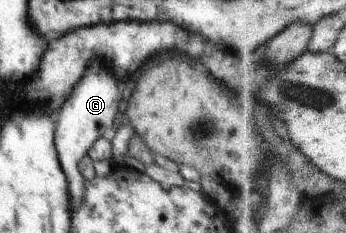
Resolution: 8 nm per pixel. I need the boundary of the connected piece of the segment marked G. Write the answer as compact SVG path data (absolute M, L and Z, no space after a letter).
M95 63L87 69L87 77L79 81L79 85L73 89L69 101L61 107L57 117L57 129L55 129L54 142L58 158L67 176L70 193L71 210L75 209L81 202L84 194L84 177L79 171L79 162L88 155L88 151L95 141L107 133L107 129L114 127L119 113L117 107L121 101L119 83L113 79L109 69L105 69L101 63Z

